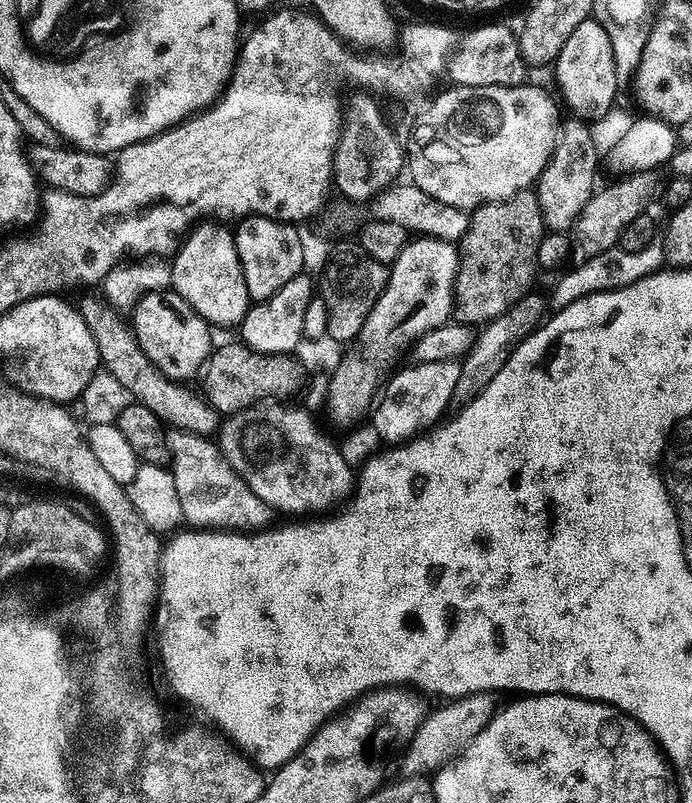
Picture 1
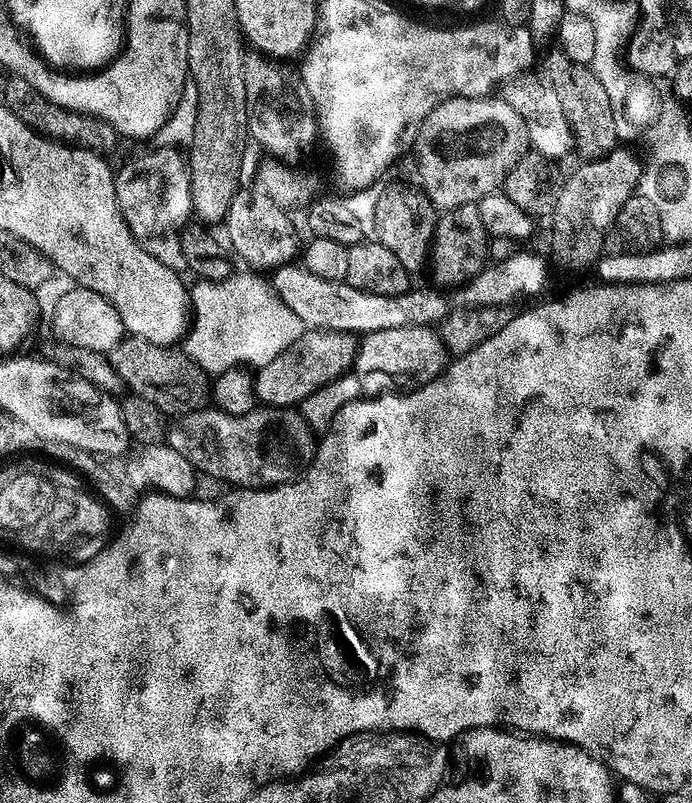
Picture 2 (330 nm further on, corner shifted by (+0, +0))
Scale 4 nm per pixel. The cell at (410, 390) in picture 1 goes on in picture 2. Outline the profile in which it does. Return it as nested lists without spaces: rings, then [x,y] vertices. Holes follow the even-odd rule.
[[[402,326],[394,330],[363,333],[358,340],[354,371],[361,393],[365,397],[375,398],[385,393],[400,394],[430,383],[444,371],[449,360],[450,354],[444,349],[435,327]]]

